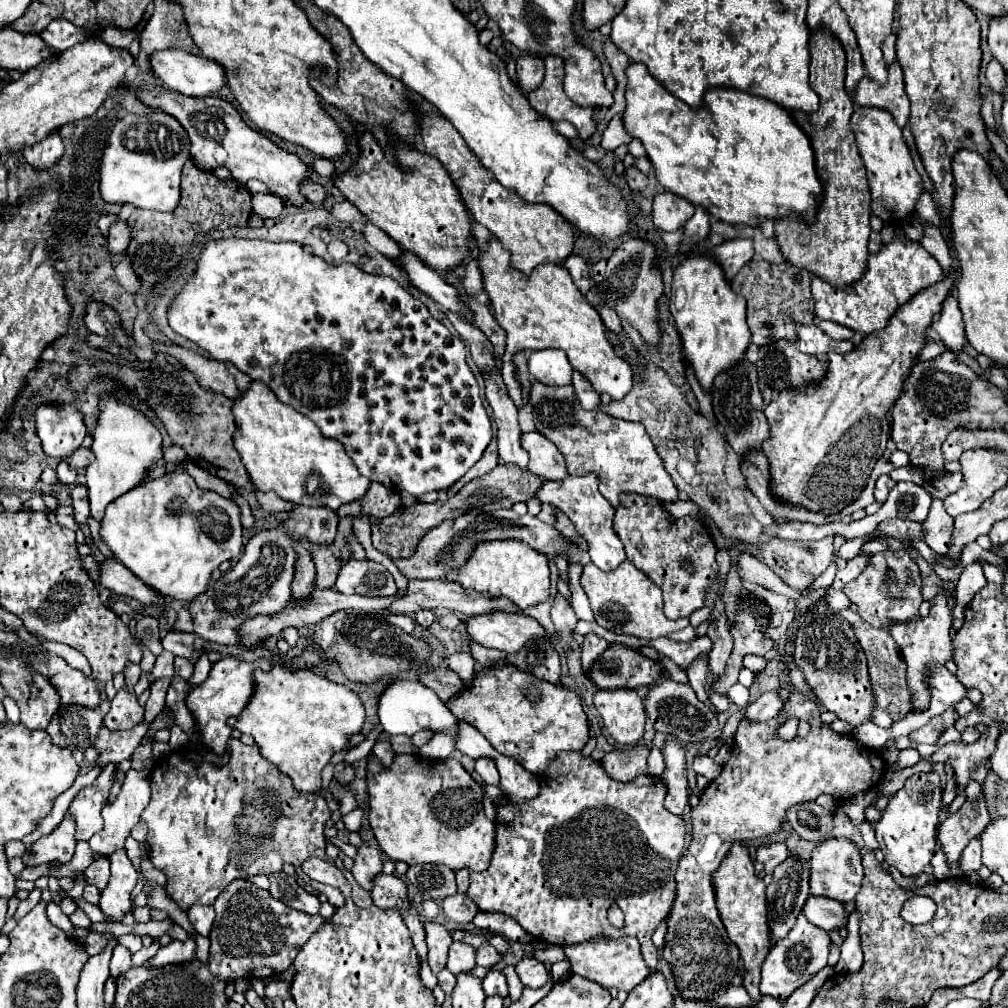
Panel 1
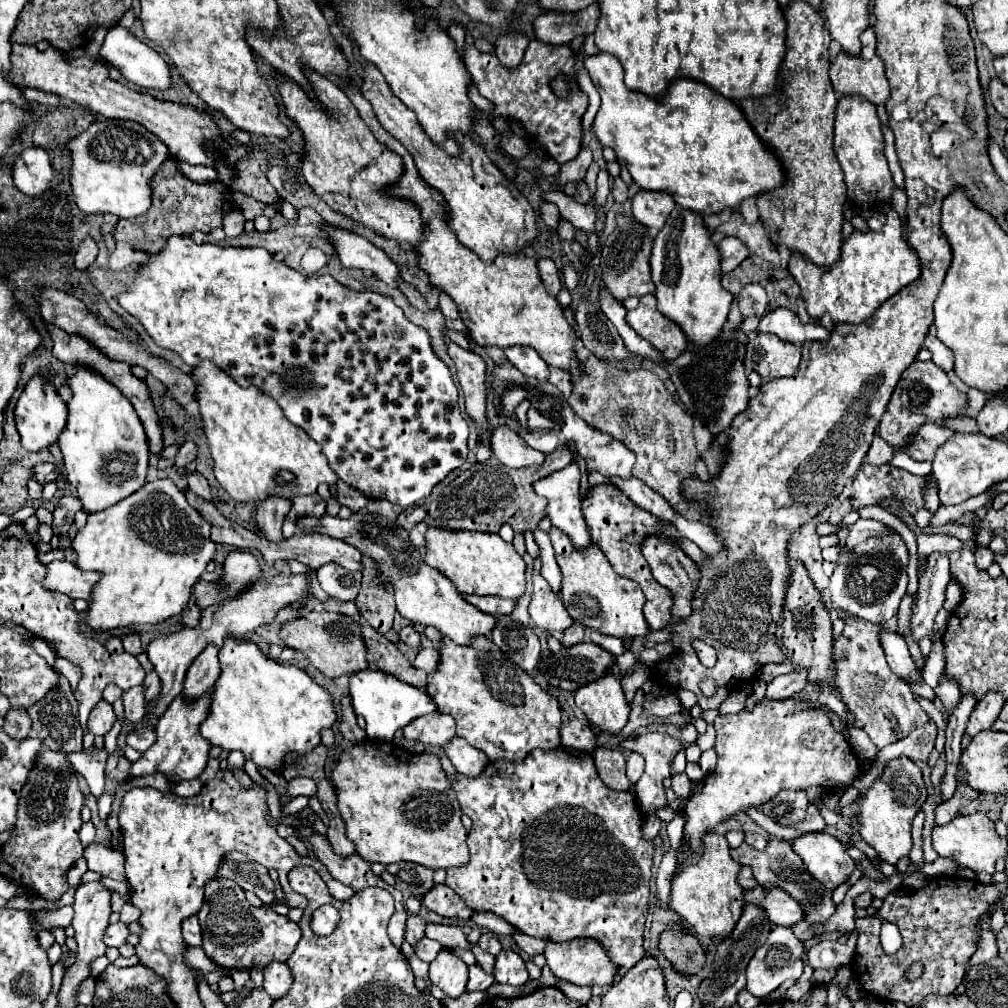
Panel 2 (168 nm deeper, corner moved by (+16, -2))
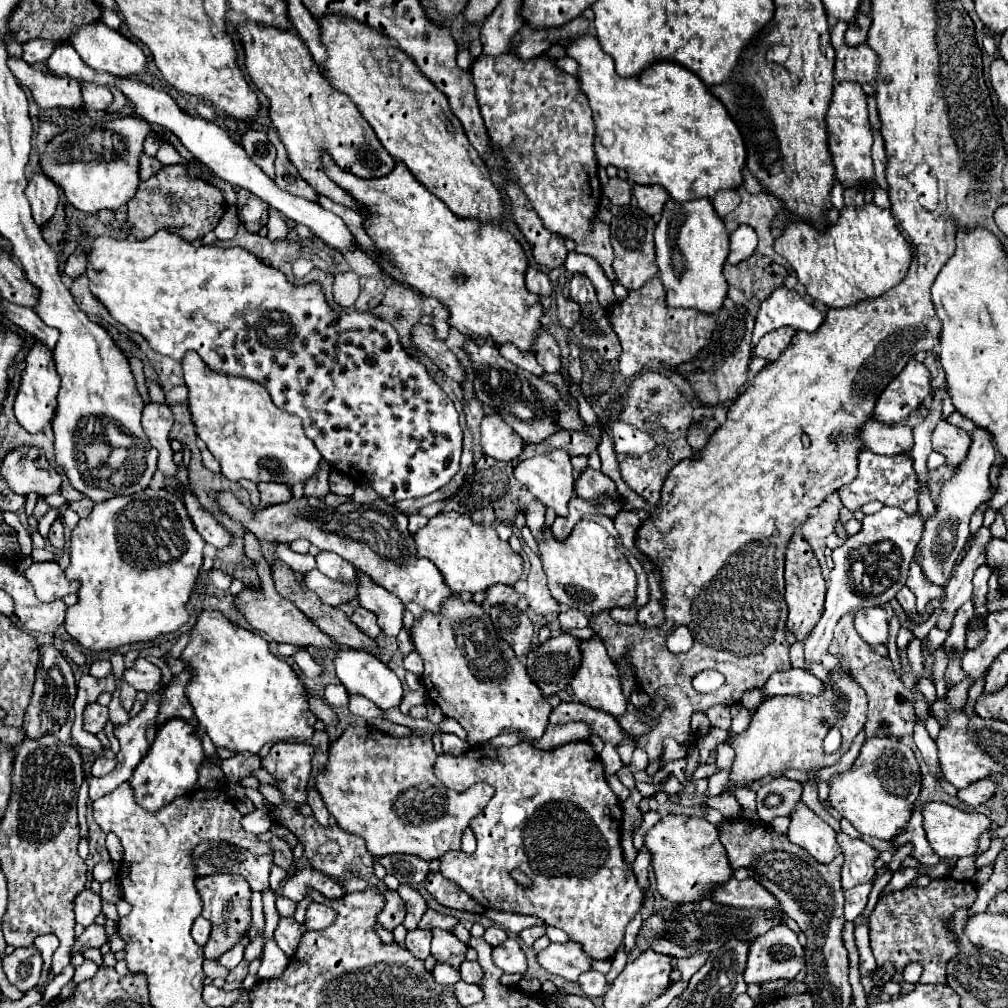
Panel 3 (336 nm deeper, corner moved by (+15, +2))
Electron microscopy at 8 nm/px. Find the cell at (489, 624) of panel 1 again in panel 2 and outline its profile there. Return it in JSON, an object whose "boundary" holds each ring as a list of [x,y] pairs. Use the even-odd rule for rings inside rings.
{"boundary":[[[370,500],[368,506],[346,520],[328,514],[322,518],[304,516],[298,520],[298,528],[300,532],[320,532],[332,538],[340,538],[358,548],[362,554],[372,556],[378,562],[384,580],[390,580],[390,584],[394,586],[396,610],[404,618],[420,622],[424,626],[434,626],[460,646],[468,646],[476,636],[490,638],[492,628],[496,628],[496,618],[462,600],[452,582],[448,582],[440,572],[428,568],[428,564],[420,560],[420,550],[412,546],[412,542],[408,540],[408,532],[396,522],[400,512],[404,512],[404,508],[388,500]]]}

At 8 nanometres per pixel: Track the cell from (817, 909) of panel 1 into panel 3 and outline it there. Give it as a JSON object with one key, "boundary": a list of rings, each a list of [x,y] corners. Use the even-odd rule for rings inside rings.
{"boundary":[[[731,878],[725,884],[713,888],[709,898],[717,904],[735,906],[735,908],[765,908],[765,910],[779,908],[779,902],[753,878],[745,878],[741,882]]]}

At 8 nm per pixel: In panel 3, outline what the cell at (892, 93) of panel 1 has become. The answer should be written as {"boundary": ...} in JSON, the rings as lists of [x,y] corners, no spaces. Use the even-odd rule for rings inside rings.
{"boundary":[[[837,22],[831,30],[831,44],[835,48],[835,80],[849,80],[859,84],[875,84],[877,56],[867,44],[847,46],[843,34],[847,24]]]}

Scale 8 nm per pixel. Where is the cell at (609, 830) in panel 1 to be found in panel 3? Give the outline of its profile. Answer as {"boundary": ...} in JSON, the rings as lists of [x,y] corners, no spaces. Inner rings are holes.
{"boundary":[[[571,742],[571,744],[563,744],[555,750],[537,750],[529,744],[519,744],[519,746],[513,746],[513,748],[493,748],[493,746],[473,746],[471,750],[459,754],[459,756],[453,756],[453,754],[439,754],[435,764],[433,764],[433,772],[435,776],[441,780],[441,784],[445,788],[453,788],[453,790],[467,790],[469,786],[473,786],[477,780],[479,782],[487,782],[495,788],[495,796],[489,800],[489,804],[485,806],[485,810],[475,816],[471,820],[471,830],[475,832],[475,838],[477,838],[477,850],[473,856],[467,856],[463,852],[447,852],[443,858],[441,858],[441,874],[447,876],[449,880],[453,880],[461,890],[465,890],[469,896],[473,896],[477,902],[481,902],[485,908],[495,908],[495,910],[503,910],[503,912],[515,912],[515,914],[527,914],[527,916],[537,916],[541,918],[547,926],[555,926],[555,928],[561,928],[571,942],[577,942],[581,944],[581,948],[585,948],[585,952],[593,958],[593,960],[609,960],[615,956],[621,940],[623,940],[623,934],[625,934],[625,928],[629,924],[629,920],[633,920],[635,912],[641,908],[643,904],[643,890],[637,886],[637,878],[631,870],[629,864],[625,864],[623,860],[623,850],[621,850],[621,816],[623,816],[623,810],[619,806],[619,800],[617,796],[613,794],[613,790],[607,786],[607,780],[605,780],[605,774],[603,774],[603,762],[599,758],[599,754],[593,750],[593,746],[589,742]],[[511,870],[521,870],[525,872],[531,880],[533,880],[533,886],[531,888],[523,888],[519,886],[511,876],[509,872]]]}

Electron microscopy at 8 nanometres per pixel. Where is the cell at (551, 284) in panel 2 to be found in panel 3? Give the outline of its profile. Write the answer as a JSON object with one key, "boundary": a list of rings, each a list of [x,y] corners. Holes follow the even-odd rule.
{"boundary":[[[535,266],[527,268],[525,284],[527,284],[527,290],[537,294],[537,296],[551,296],[551,292],[553,292],[553,284],[551,284],[549,276]]]}

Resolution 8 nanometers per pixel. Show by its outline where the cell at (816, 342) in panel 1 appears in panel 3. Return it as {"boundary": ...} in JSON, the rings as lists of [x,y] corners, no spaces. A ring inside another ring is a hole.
{"boundary":[[[785,286],[775,288],[775,290],[769,294],[769,298],[761,302],[761,308],[759,308],[759,312],[757,312],[757,322],[755,322],[755,332],[753,332],[751,343],[752,354],[754,347],[767,332],[777,330],[777,328],[781,328],[781,326],[791,326],[791,328],[795,328],[795,330],[815,332],[815,330],[821,326],[823,318],[825,318],[825,316],[805,298],[805,294],[801,294],[801,292],[797,292],[797,290],[789,290],[789,288],[785,288]]]}

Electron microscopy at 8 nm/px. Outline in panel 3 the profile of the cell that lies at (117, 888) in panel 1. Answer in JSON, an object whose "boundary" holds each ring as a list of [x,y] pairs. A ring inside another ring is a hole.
{"boundary":[[[83,890],[75,898],[75,922],[89,926],[99,914],[101,914],[101,896],[91,890]]]}

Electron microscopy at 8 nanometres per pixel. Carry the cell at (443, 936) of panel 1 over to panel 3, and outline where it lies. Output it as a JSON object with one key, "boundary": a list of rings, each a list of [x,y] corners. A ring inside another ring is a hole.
{"boundary":[[[401,884],[397,892],[405,900],[405,908],[407,908],[407,916],[405,916],[403,924],[407,930],[413,930],[419,926],[419,920],[421,920],[423,912],[427,910],[427,904],[425,904],[423,896],[419,894],[419,890],[409,888],[409,884]]]}

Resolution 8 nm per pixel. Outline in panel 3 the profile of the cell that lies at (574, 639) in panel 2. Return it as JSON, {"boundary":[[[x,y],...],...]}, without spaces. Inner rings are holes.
{"boundary":[[[569,608],[569,610],[559,612],[559,622],[567,630],[569,628],[585,628],[589,624],[589,618],[583,612],[577,612],[575,608]]]}

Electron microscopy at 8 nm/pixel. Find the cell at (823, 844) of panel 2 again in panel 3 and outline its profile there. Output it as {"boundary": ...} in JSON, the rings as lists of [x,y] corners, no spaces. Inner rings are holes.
{"boundary":[[[797,802],[797,808],[791,812],[791,824],[787,830],[787,838],[805,848],[815,860],[827,864],[837,854],[841,854],[841,846],[837,844],[835,830],[823,822],[805,802]]]}

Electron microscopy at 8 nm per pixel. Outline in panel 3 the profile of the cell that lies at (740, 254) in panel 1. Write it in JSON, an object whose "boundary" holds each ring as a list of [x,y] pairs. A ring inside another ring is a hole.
{"boundary":[[[739,226],[731,232],[731,252],[727,256],[727,264],[739,264],[747,260],[757,250],[757,234],[751,226]]]}

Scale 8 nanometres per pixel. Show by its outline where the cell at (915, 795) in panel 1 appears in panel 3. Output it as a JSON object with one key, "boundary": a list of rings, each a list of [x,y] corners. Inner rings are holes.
{"boundary":[[[867,738],[849,772],[831,776],[829,802],[863,836],[893,840],[909,822],[913,802],[921,790],[921,774],[909,746],[889,738]]]}

